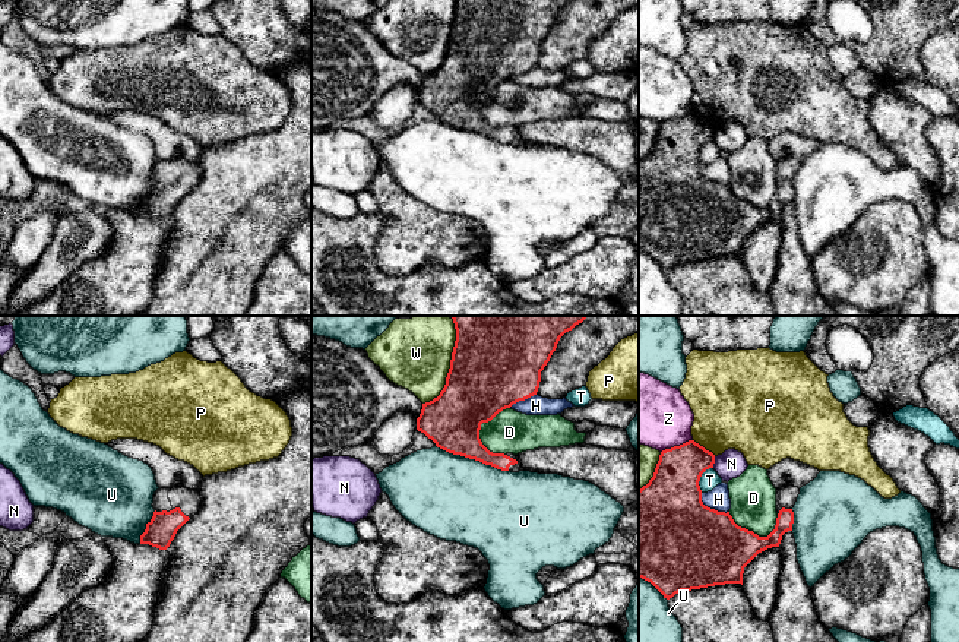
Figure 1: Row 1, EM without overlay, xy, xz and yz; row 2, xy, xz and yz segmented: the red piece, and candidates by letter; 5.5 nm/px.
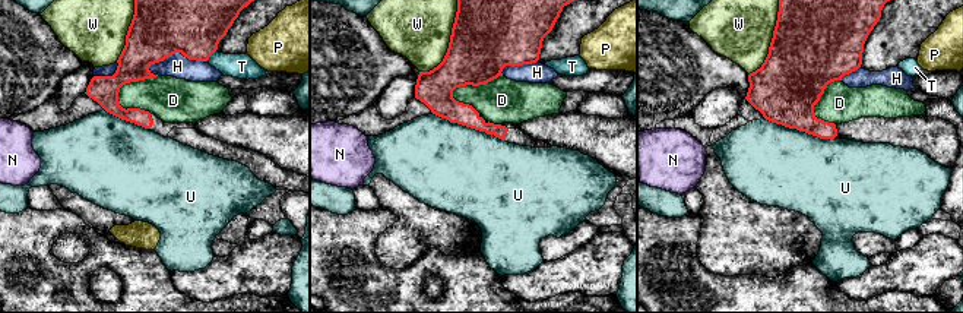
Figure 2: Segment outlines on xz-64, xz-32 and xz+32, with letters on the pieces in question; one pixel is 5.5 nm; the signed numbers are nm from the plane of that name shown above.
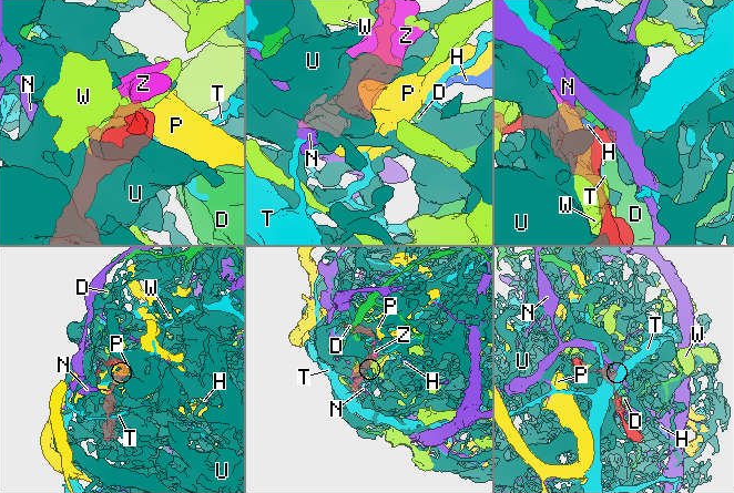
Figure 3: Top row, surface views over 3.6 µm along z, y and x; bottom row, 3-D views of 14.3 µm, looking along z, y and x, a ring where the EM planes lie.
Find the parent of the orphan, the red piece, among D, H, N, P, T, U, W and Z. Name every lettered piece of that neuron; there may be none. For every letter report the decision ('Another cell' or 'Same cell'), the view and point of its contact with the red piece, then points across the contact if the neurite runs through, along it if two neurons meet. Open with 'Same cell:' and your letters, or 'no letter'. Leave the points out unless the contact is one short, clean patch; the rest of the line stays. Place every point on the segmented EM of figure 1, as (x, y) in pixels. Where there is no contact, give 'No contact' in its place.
Same cell: no letter
D: Another cell. Touches red at xz (480, 426)
H: Another cell. Touches red at yz (709, 508)
N: Another cell. Touches red at yz (714, 462)
P: Another cell. Touches red at yz (703, 448)
T: Another cell. Touches red at yz (699, 478)
U: Another cell. Touches red at xz (472, 458)
W: Another cell. Touches red at xz (450, 364)
Z: Another cell. Touches red at yz (676, 446)

